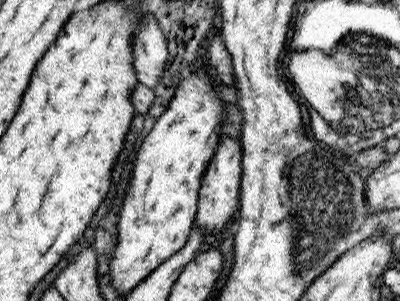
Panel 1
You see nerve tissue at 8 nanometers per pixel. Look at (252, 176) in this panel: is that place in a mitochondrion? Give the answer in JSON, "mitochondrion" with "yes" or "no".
{"mitochondrion":"no"}

